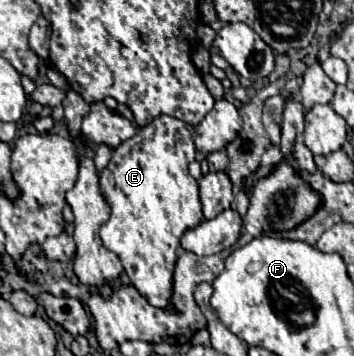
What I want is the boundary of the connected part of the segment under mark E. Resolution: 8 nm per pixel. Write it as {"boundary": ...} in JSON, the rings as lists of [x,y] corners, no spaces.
{"boundary":[[[159,115],[147,127],[141,127],[135,137],[123,141],[113,151],[109,165],[103,169],[99,177],[101,193],[111,207],[109,221],[101,227],[103,245],[119,257],[125,273],[129,275],[131,285],[153,307],[161,307],[161,309],[165,309],[171,301],[173,271],[175,271],[175,261],[177,261],[177,249],[181,245],[179,241],[185,231],[195,229],[203,221],[197,181],[187,171],[187,165],[193,159],[195,159],[195,145],[193,145],[191,127],[175,117]]]}

